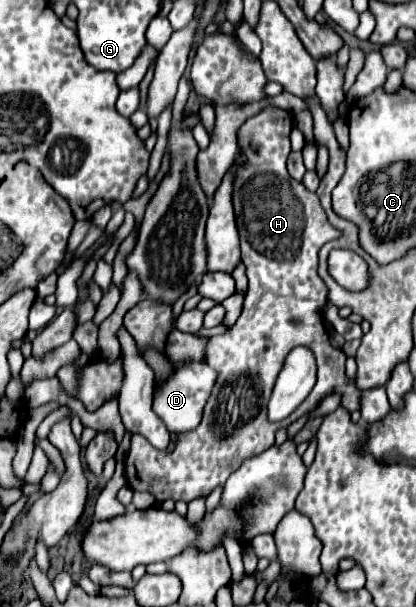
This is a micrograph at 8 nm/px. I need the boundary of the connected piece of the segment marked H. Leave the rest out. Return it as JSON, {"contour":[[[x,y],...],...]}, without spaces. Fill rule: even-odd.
{"contour":[[[266,106],[258,114],[250,116],[236,132],[238,148],[258,148],[254,156],[248,156],[244,164],[238,166],[234,176],[234,190],[232,190],[232,204],[234,204],[234,216],[236,216],[236,228],[240,234],[240,250],[242,250],[242,262],[246,264],[248,274],[248,294],[244,298],[244,312],[234,324],[234,328],[222,336],[212,336],[206,348],[206,362],[218,372],[218,380],[214,384],[214,392],[210,400],[206,402],[202,422],[194,432],[186,432],[178,436],[178,442],[174,444],[172,452],[166,450],[154,450],[152,444],[148,444],[140,434],[130,436],[130,450],[126,456],[126,480],[132,490],[144,490],[150,492],[158,502],[164,502],[166,498],[184,500],[190,502],[200,496],[208,496],[214,488],[224,486],[228,476],[236,472],[244,460],[262,454],[270,446],[274,446],[274,436],[280,428],[290,426],[300,416],[312,412],[326,396],[338,394],[340,406],[348,412],[354,412],[360,408],[360,390],[352,380],[348,380],[344,362],[346,354],[330,344],[330,336],[324,328],[322,318],[322,306],[326,304],[326,284],[318,276],[318,250],[332,238],[338,238],[340,232],[330,226],[326,212],[320,206],[320,200],[314,192],[306,190],[306,186],[298,180],[294,180],[286,170],[286,160],[290,154],[290,130],[294,126],[292,112]],[[306,346],[314,352],[316,366],[318,366],[318,380],[310,396],[304,400],[304,404],[298,406],[294,414],[290,414],[282,422],[270,422],[268,420],[268,396],[274,388],[276,376],[282,370],[286,354],[296,348]]]}

